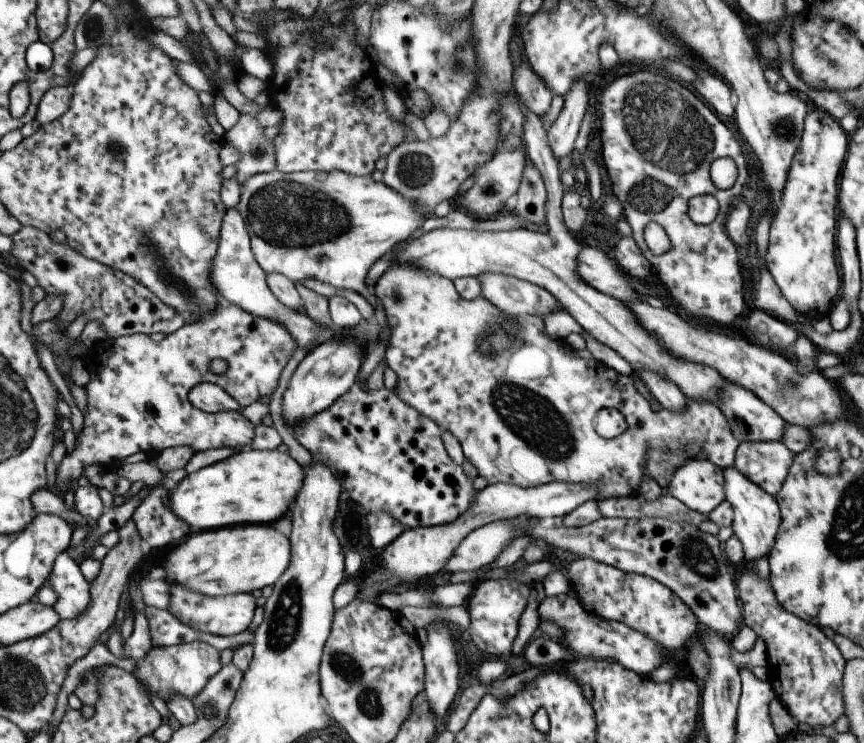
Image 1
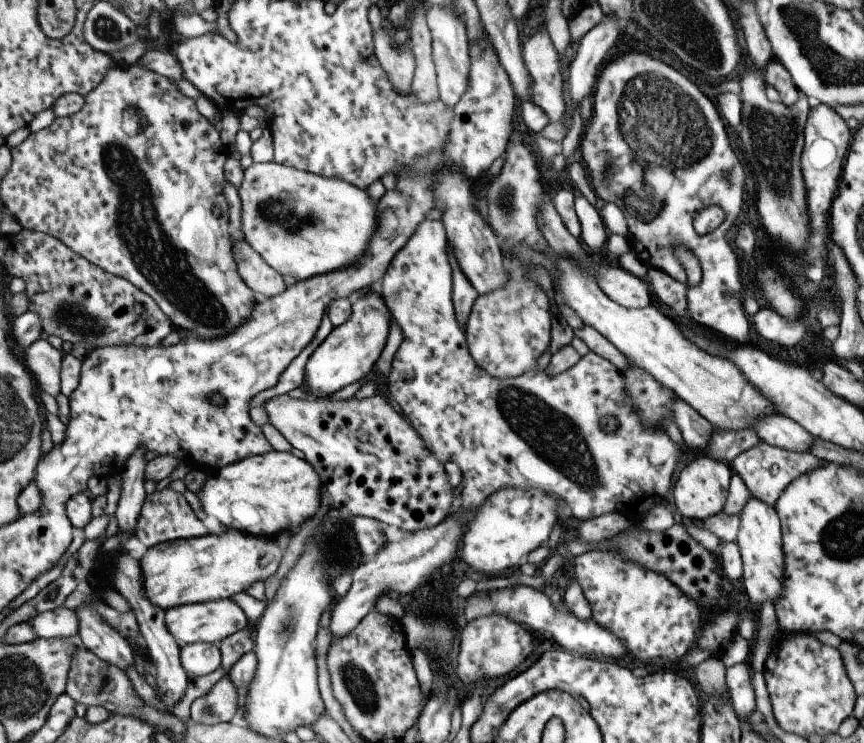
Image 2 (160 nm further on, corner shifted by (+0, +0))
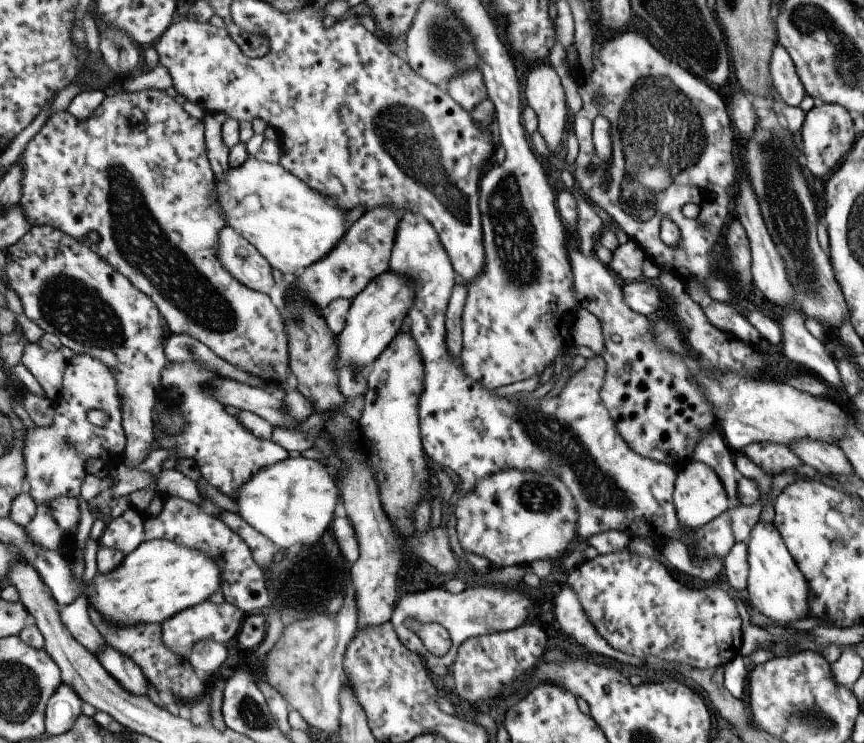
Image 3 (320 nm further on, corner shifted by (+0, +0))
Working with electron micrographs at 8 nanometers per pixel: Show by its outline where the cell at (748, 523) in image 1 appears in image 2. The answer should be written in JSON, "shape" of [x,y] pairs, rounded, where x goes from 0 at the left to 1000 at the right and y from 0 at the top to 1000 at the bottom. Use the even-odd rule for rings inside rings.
{"shape":[[[867,669],[854,690],[856,707],[850,727],[859,754],[860,789],[872,813],[897,812],[903,805],[907,789],[907,748],[903,720],[903,700],[895,682],[882,677],[874,669]]]}

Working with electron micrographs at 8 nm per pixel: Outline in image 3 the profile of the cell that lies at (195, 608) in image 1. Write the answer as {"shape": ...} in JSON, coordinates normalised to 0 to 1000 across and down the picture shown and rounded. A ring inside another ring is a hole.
{"shape":[[[235,809],[233,813],[218,818],[204,826],[188,840],[189,864],[196,875],[206,882],[219,882],[226,867],[235,860],[249,860],[250,863],[265,864],[278,852],[280,840],[287,829],[286,824],[270,816],[260,809],[249,813],[249,810]]]}

